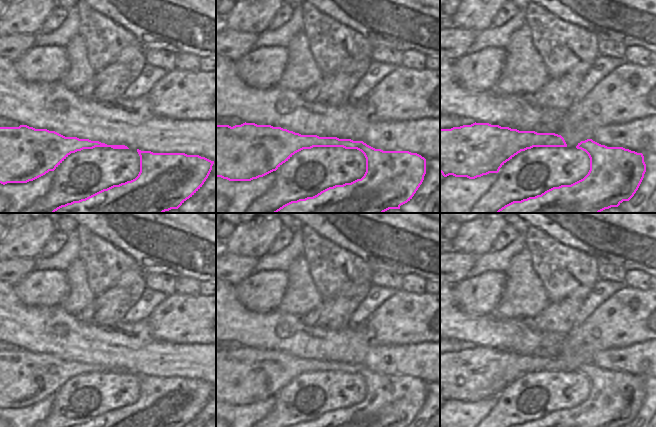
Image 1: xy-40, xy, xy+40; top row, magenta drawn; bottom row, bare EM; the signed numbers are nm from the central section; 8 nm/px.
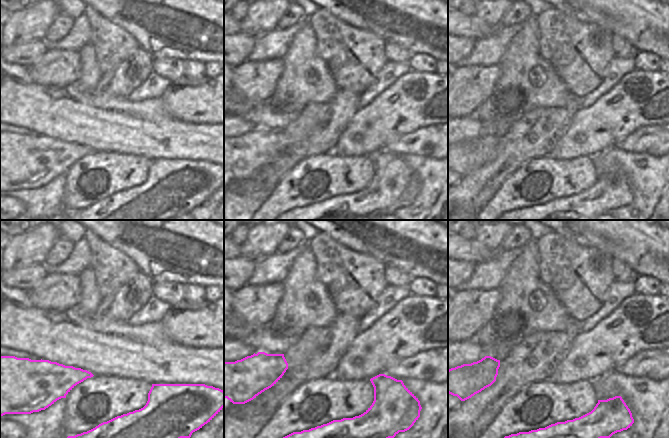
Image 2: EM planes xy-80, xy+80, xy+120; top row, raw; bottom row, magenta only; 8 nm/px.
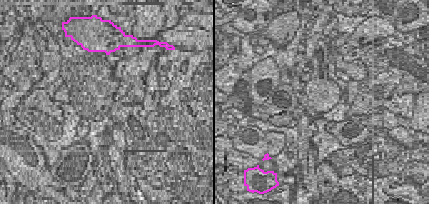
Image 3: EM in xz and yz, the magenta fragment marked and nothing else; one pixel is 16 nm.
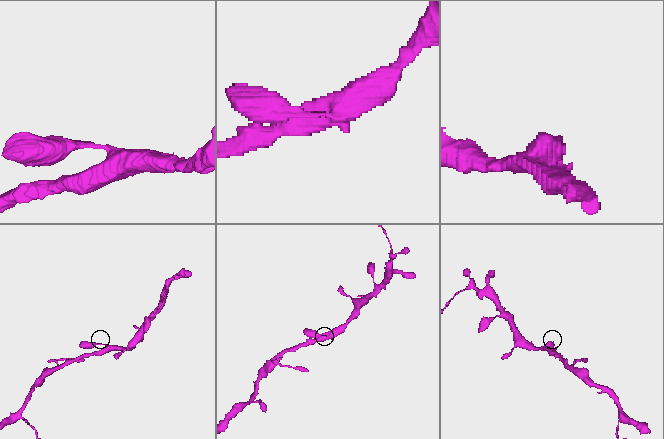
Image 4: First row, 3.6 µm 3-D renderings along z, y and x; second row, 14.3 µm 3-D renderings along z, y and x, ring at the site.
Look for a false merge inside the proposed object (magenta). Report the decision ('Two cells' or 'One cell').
One cell.

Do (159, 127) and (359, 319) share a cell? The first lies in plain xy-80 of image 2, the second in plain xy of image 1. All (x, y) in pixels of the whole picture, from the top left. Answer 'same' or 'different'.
different

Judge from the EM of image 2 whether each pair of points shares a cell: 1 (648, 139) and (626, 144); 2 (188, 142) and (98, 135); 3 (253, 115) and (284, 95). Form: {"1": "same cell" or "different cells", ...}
{"1": "same cell", "2": "same cell", "3": "different cells"}

